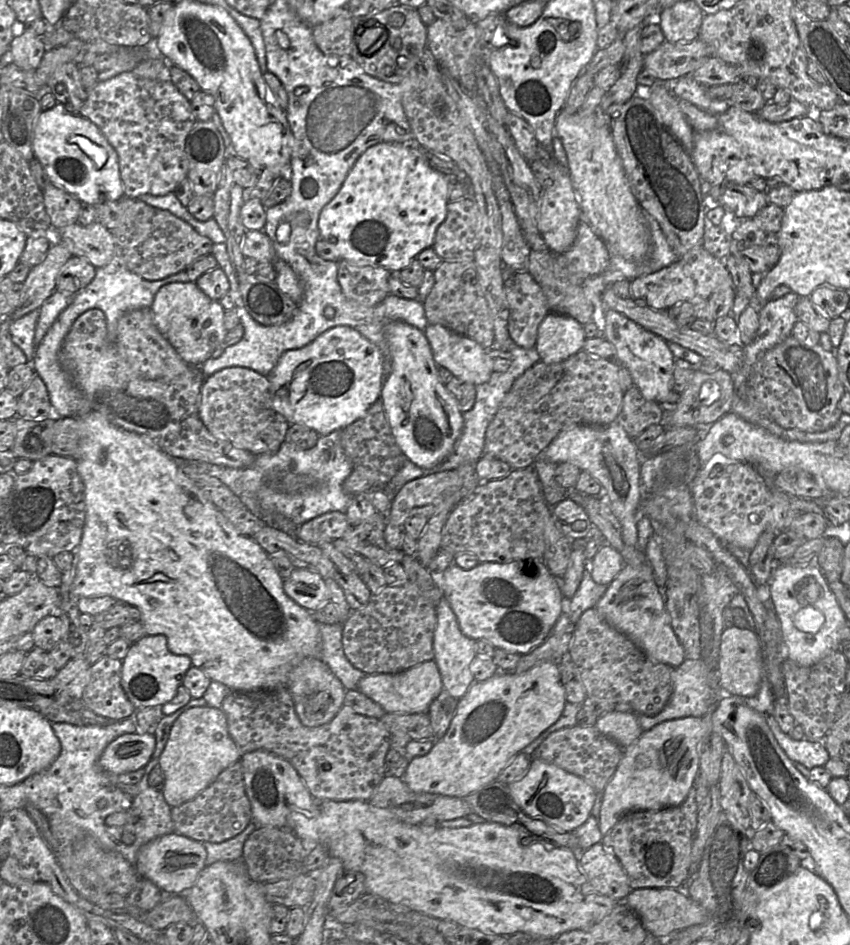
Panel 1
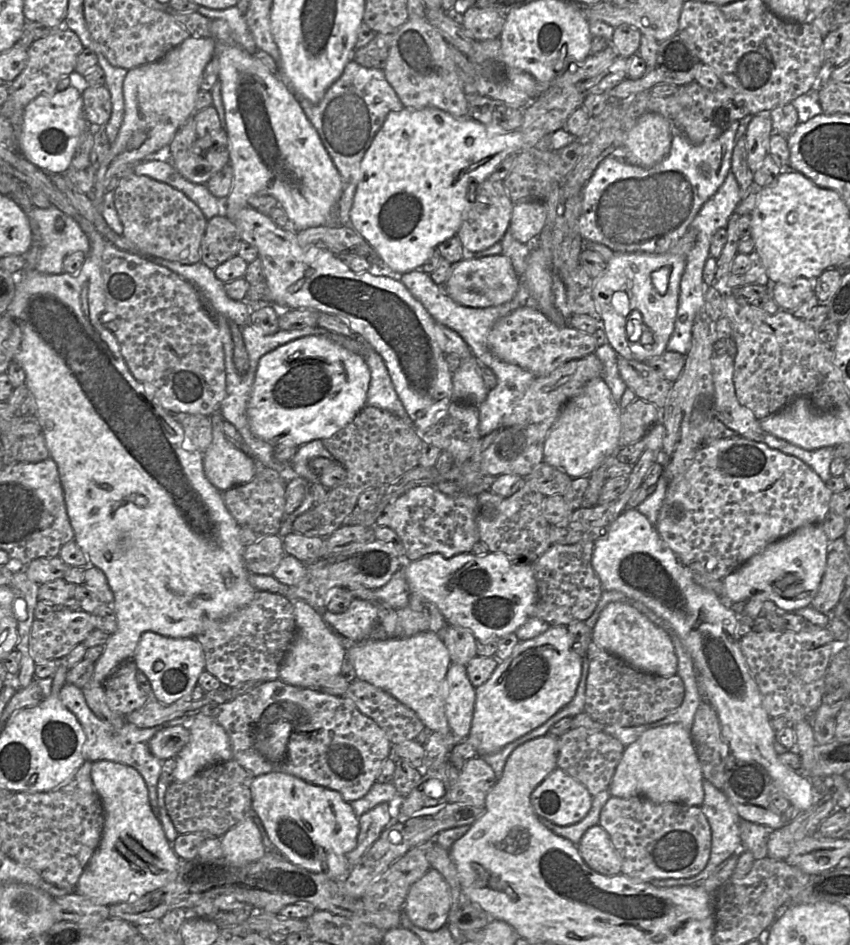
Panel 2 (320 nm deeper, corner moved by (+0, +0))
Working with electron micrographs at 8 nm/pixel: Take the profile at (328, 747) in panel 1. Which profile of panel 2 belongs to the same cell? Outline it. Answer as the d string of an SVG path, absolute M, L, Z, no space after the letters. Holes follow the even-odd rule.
M280 679L261 682L235 699L212 706L208 713L224 728L232 746L233 759L252 776L282 772L306 782L338 791L348 803L365 796L384 761L391 756L392 744L379 725L362 714L344 696L317 689L299 688Z

